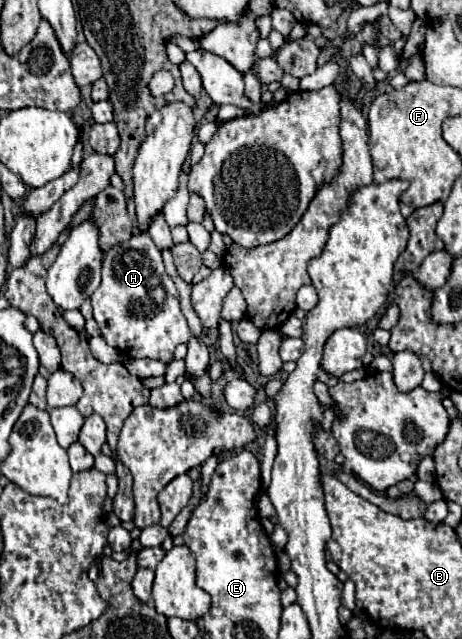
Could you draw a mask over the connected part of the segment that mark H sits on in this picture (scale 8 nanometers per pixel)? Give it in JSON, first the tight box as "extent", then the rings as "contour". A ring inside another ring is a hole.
{"extent":[91,232,191,364],"contour":[[[147,232],[133,234],[131,240],[111,248],[103,256],[101,286],[93,292],[91,304],[101,336],[119,352],[133,352],[129,358],[155,358],[169,364],[173,360],[175,346],[191,338],[191,330],[179,308],[177,288],[169,274],[165,274],[161,250],[151,242]],[[159,288],[165,294],[163,300],[153,296]]]}

